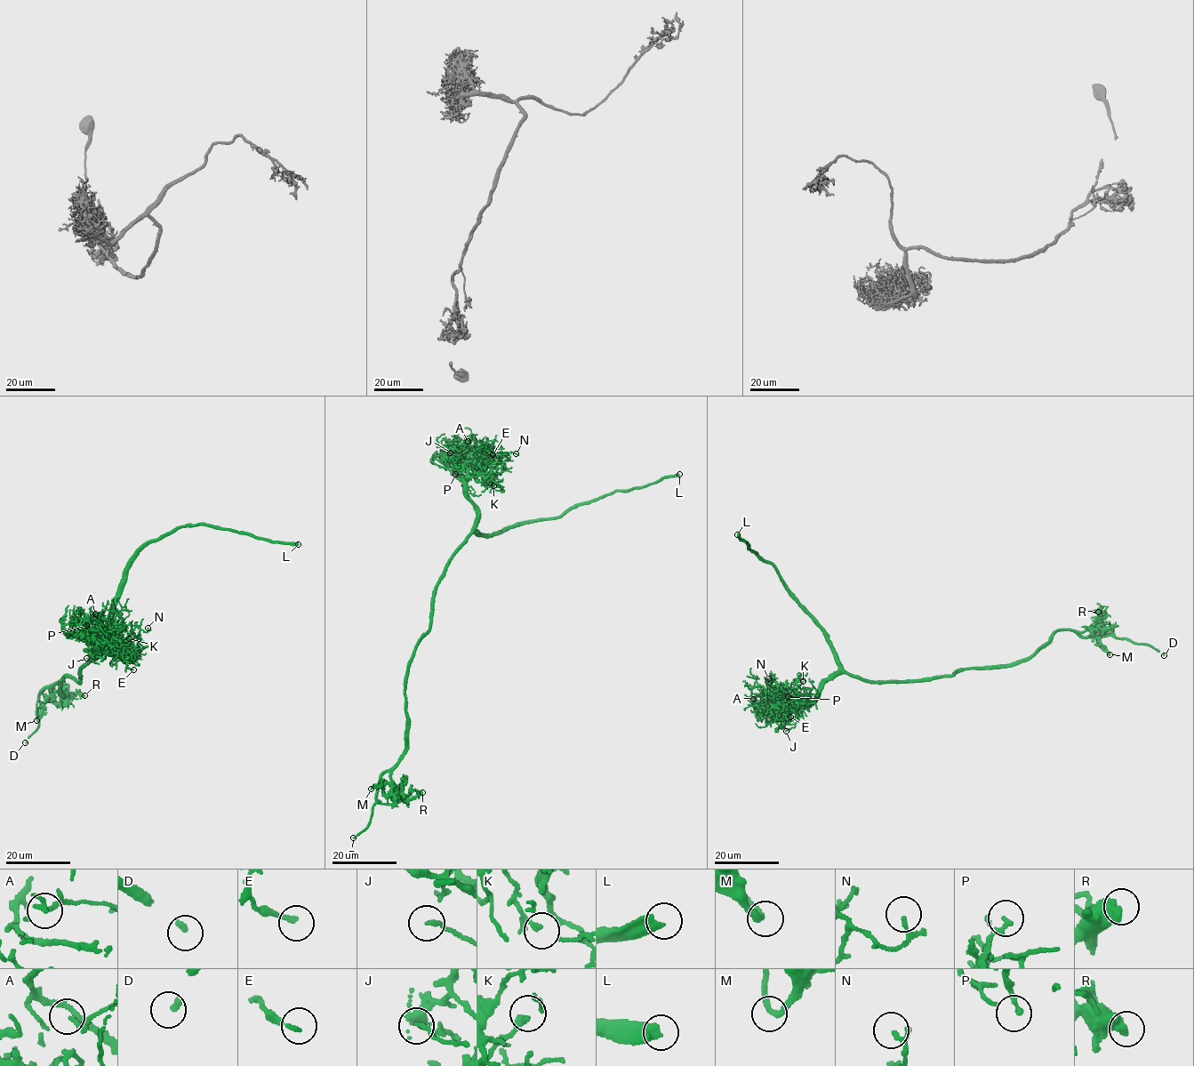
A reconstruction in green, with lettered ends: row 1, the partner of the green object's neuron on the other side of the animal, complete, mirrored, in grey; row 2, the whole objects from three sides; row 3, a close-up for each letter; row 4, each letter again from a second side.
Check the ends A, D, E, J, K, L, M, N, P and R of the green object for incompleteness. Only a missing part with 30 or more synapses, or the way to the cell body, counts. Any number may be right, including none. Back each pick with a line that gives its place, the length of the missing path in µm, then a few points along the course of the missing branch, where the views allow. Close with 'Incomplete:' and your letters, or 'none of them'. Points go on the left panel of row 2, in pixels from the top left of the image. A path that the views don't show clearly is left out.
L: (298, 544) | 80 µm
Incomplete: L

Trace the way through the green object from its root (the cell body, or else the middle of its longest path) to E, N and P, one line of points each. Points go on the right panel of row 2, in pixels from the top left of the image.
E: (886, 682), (845, 673), (831, 676), (807, 704), (793, 707), (777, 702), (785, 717), (790, 717)
N: (886, 682), (836, 675), (805, 707), (800, 701), (767, 683), (768, 678)
P: (886, 682), (841, 673), (831, 676), (808, 703), (787, 708), (785, 701), (788, 696)

